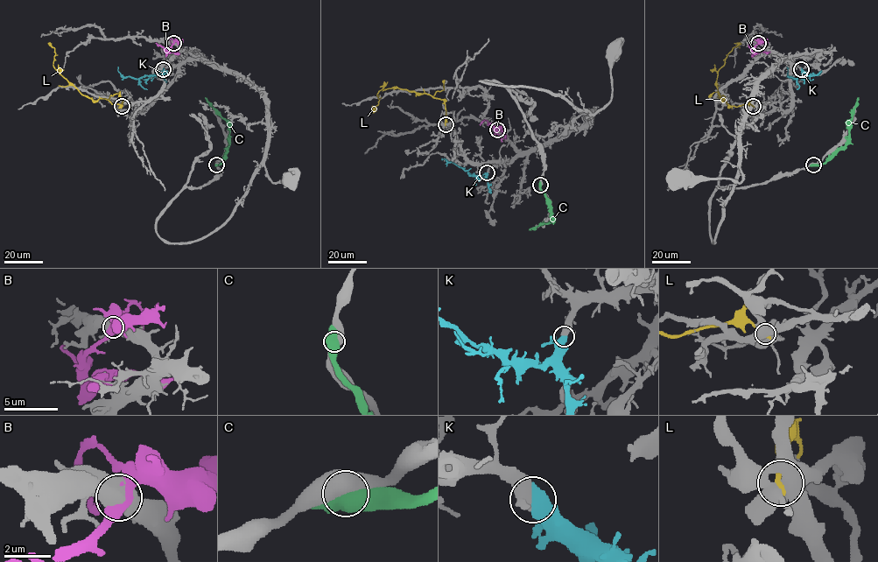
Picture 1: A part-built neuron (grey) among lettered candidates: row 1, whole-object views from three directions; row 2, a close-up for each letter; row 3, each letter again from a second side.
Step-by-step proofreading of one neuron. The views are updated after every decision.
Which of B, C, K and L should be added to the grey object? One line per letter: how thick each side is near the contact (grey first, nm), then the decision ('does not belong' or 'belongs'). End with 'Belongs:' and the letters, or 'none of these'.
B: calibres 650 and 550 nm; does not belong
C: calibres 600 and 800 nm; does not belong
K: calibres 460 and 700 nm; belongs
L: calibres 600 and 340 nm; does not belong
Belongs: K

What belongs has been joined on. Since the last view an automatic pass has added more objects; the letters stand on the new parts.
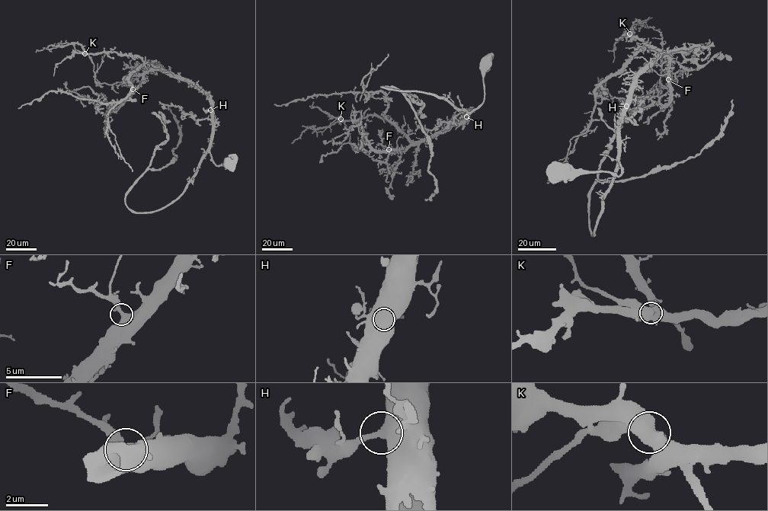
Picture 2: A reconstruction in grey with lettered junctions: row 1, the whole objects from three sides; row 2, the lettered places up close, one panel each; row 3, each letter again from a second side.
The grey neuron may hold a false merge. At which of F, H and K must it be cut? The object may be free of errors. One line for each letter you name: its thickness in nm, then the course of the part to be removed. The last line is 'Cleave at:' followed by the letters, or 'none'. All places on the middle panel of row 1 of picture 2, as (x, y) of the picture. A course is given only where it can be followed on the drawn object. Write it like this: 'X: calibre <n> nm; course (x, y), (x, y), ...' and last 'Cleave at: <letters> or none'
K: calibre 750 nm; course (340, 119), (346, 127), (350, 143), (353, 146), (364, 143), (360, 139)
Cleave at: K

